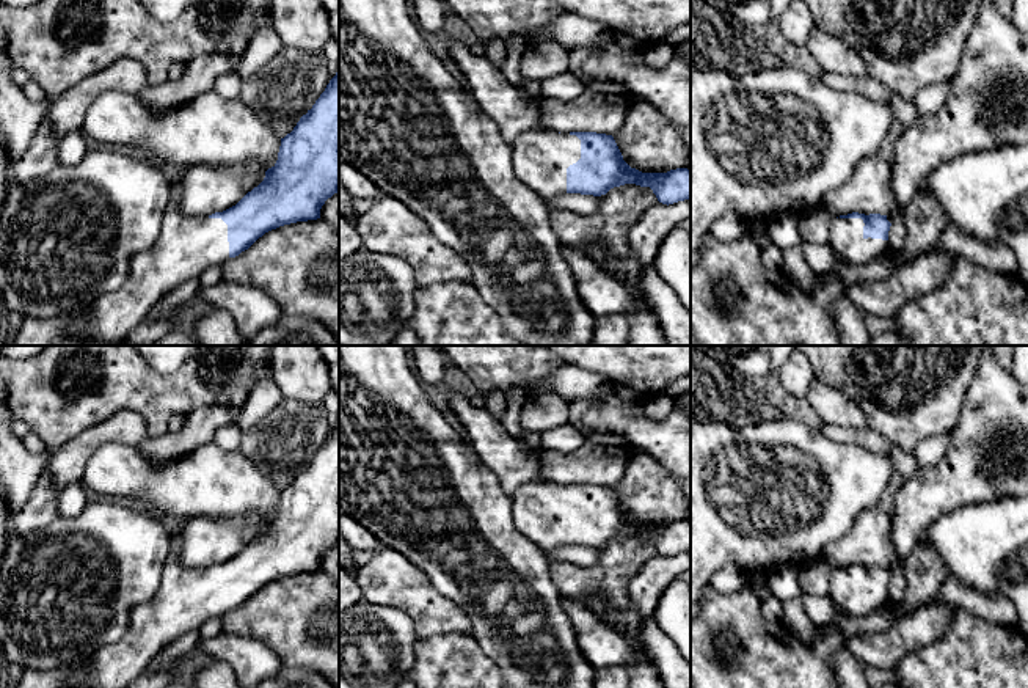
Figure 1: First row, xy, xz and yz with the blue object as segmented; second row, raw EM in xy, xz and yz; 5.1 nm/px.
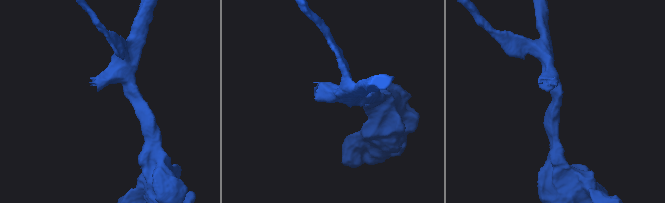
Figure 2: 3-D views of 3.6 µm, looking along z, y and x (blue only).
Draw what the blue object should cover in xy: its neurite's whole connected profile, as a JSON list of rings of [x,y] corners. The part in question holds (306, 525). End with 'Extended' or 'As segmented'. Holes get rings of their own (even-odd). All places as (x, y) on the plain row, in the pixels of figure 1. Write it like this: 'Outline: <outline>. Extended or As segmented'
Outline: [[[339,421],[312,460],[281,490],[278,512],[265,523],[264,532],[235,558],[209,569],[187,569],[179,562],[179,536],[174,532],[154,597],[132,611],[130,625],[118,642],[100,647],[83,668],[72,671],[66,688],[129,688],[162,649],[188,631],[199,630],[210,617],[239,608],[272,581],[320,570],[322,558],[337,543]]]. Extended

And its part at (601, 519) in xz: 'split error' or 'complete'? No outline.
split error

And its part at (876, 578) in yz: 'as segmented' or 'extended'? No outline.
extended

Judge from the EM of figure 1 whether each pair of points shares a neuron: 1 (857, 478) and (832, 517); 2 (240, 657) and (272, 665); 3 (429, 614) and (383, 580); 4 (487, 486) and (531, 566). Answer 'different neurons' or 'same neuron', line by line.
1: same neuron
2: same neuron
3: same neuron
4: same neuron

